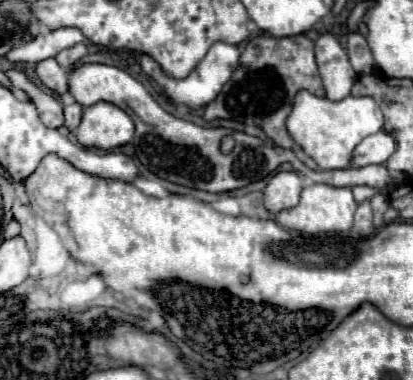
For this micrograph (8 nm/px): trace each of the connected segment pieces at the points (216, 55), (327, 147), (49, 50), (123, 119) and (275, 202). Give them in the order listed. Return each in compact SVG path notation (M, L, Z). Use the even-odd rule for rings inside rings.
M215 42L213 48L209 48L207 56L199 62L199 66L197 66L185 80L173 80L173 78L165 76L163 70L161 70L161 66L159 66L151 56L147 56L147 54L141 56L139 64L141 64L143 72L149 74L149 76L161 86L161 90L167 94L167 98L169 98L171 102L183 104L183 106L187 106L187 108L191 108L191 110L197 110L197 108L207 106L211 100L215 100L215 96L221 92L223 84L227 84L227 80L231 80L231 72L239 66L239 52L241 52L239 46Z
M307 90L295 96L293 112L287 118L287 130L291 138L309 154L319 170L347 170L351 168L351 156L355 146L383 128L383 112L373 98L347 96L341 102L317 98Z
M57 28L35 36L33 40L7 52L11 62L41 62L45 58L57 56L61 50L83 42L83 34L77 28Z
M99 102L83 110L83 118L75 136L85 148L113 150L131 142L135 132L133 120L119 106Z
M279 172L269 180L263 192L265 208L271 214L277 214L287 208L295 208L295 204L299 204L301 190L303 190L303 182L297 172Z

